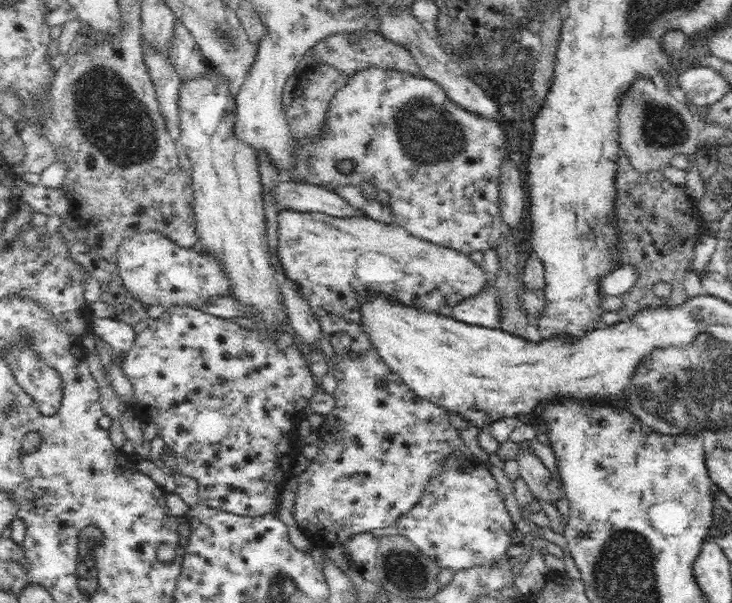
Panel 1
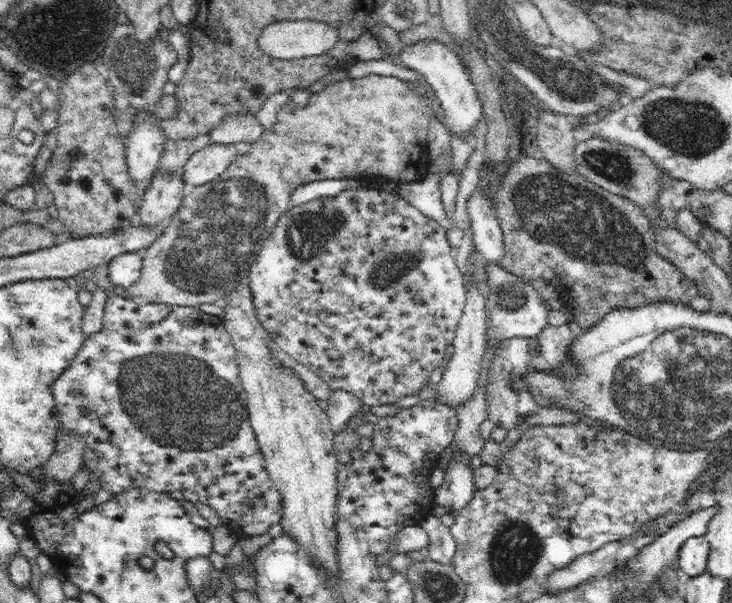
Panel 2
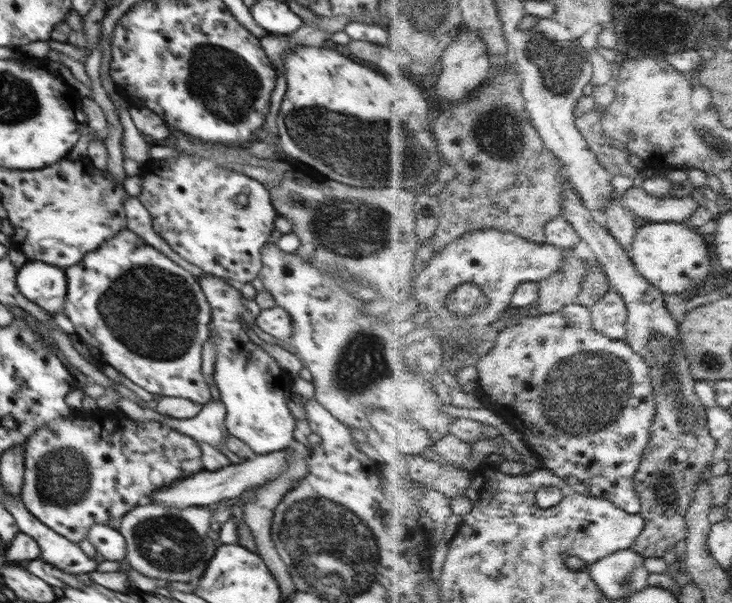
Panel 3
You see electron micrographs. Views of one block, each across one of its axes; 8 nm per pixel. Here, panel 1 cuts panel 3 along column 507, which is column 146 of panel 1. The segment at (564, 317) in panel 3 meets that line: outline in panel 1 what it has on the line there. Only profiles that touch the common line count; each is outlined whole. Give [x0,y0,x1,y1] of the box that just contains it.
[122,305,318,517]

